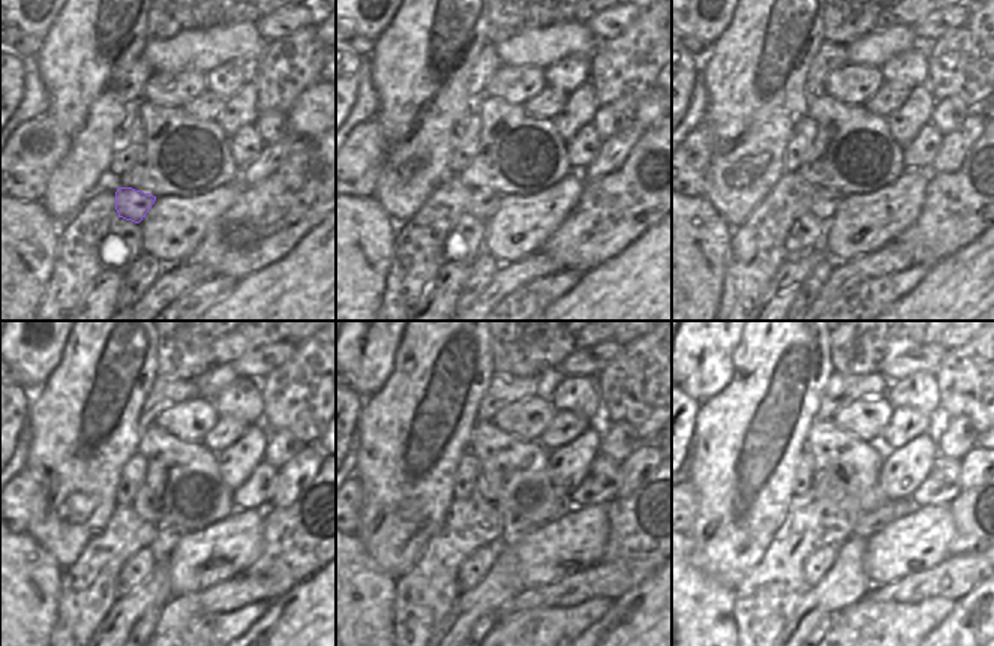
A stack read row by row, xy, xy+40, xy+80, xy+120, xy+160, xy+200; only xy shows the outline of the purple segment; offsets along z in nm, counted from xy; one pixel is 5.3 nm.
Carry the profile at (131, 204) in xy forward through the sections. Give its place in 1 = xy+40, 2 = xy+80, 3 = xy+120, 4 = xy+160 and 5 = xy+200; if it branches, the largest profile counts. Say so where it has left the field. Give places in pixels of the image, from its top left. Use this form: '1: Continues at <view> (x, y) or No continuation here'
1: Continues at xy+40 (483, 204)
2: Continues at xy+80 (825, 201)
3: Continues at xy+120 (165, 537)
4: Continues at xy+160 (517, 529)
5: Continues at xy+200 (867, 525)

